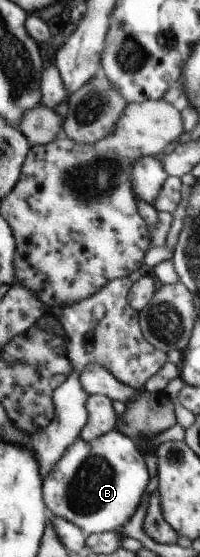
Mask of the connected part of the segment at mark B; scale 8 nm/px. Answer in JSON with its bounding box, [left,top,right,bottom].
[42,429,150,535]

